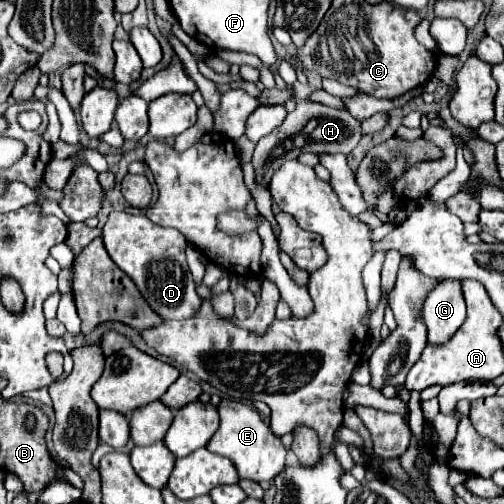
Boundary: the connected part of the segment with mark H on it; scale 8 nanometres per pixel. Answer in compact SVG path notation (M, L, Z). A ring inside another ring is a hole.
M298 99L298 107L296 111L288 113L284 123L280 127L276 127L270 135L266 135L264 139L260 139L256 143L256 151L252 157L252 167L256 173L256 183L262 187L268 187L274 171L280 169L282 163L286 163L288 159L296 159L300 153L344 153L348 155L360 141L362 131L360 131L360 123L348 113L348 111L338 111L320 103L312 103L312 101L304 101Z

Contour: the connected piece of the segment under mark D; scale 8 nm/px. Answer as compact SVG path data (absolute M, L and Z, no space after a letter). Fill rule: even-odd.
M112 211L108 215L108 221L104 225L104 245L108 255L112 257L112 261L136 283L136 287L140 289L142 297L148 301L148 305L162 317L162 319L190 319L192 315L196 315L196 311L200 309L202 299L198 297L196 289L194 289L194 281L192 281L192 273L188 269L186 263L186 237L176 231L176 229L164 229L156 223L152 223L146 215L130 215L130 213L118 213Z

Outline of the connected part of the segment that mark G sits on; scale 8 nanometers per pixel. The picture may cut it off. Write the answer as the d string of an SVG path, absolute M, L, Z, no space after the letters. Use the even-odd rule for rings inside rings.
M444 281L436 285L428 297L422 303L422 319L427 327L427 339L429 344L439 345L445 343L454 335L454 331L460 327L466 319L466 303L460 295L460 283L458 281Z

